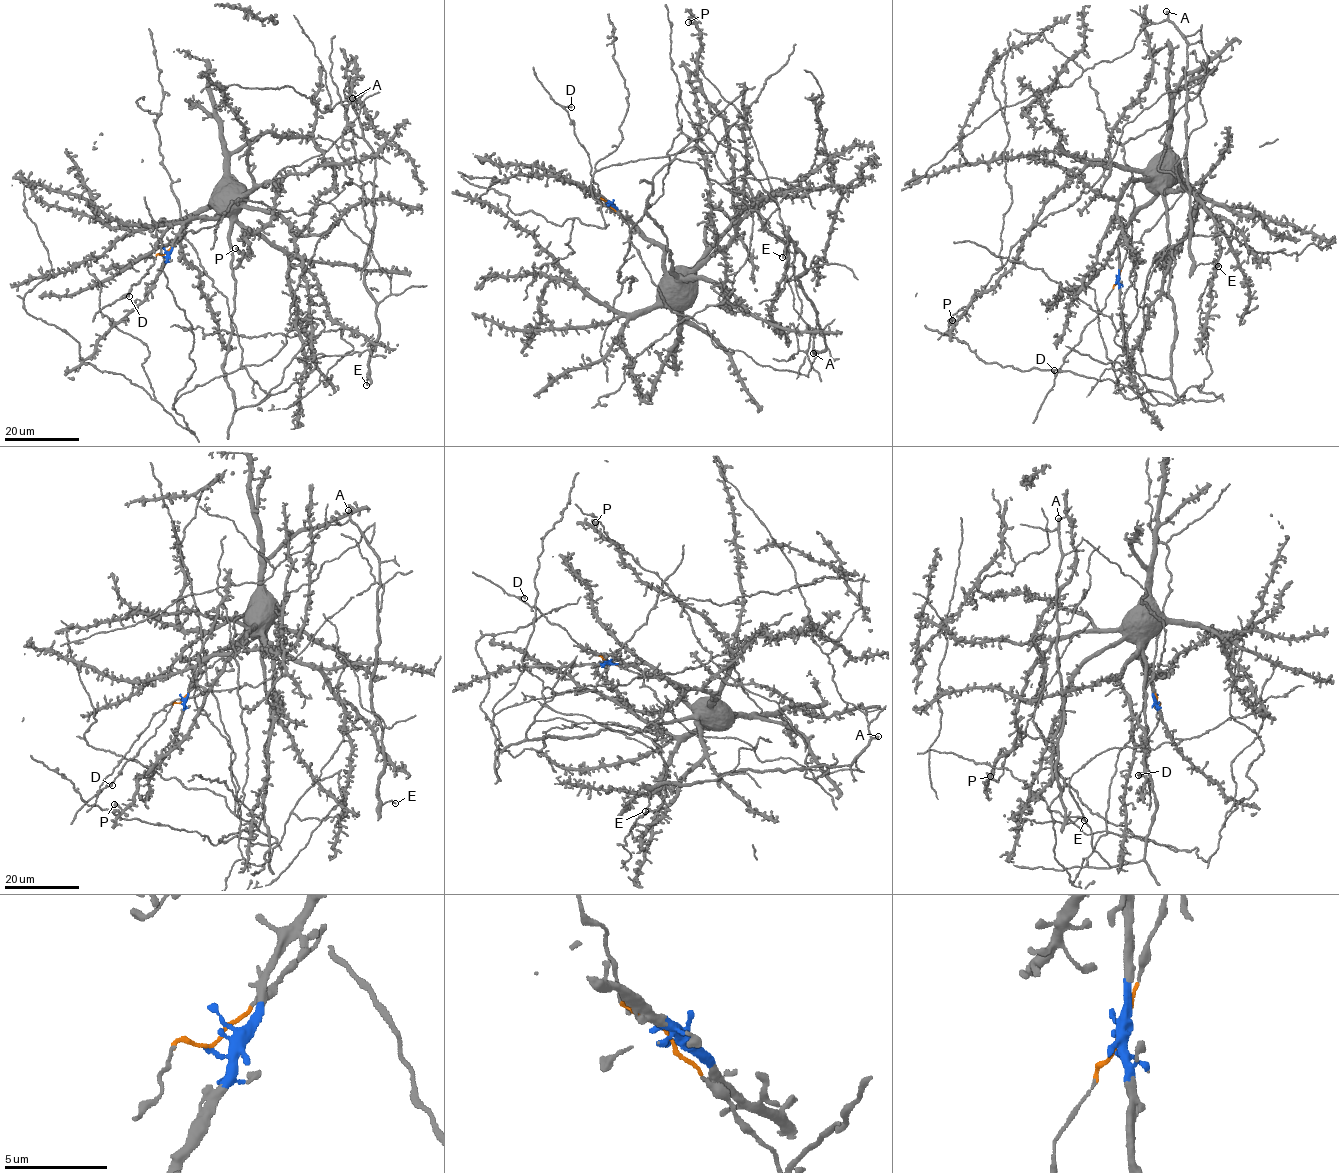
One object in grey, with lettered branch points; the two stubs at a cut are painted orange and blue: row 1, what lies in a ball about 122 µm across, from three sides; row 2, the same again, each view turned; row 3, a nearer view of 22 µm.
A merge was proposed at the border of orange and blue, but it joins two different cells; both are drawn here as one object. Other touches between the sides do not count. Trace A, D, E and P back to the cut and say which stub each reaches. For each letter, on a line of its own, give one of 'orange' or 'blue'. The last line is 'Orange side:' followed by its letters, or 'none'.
A: orange
D: orange
E: orange
P: blue
Orange side: A, D, E

